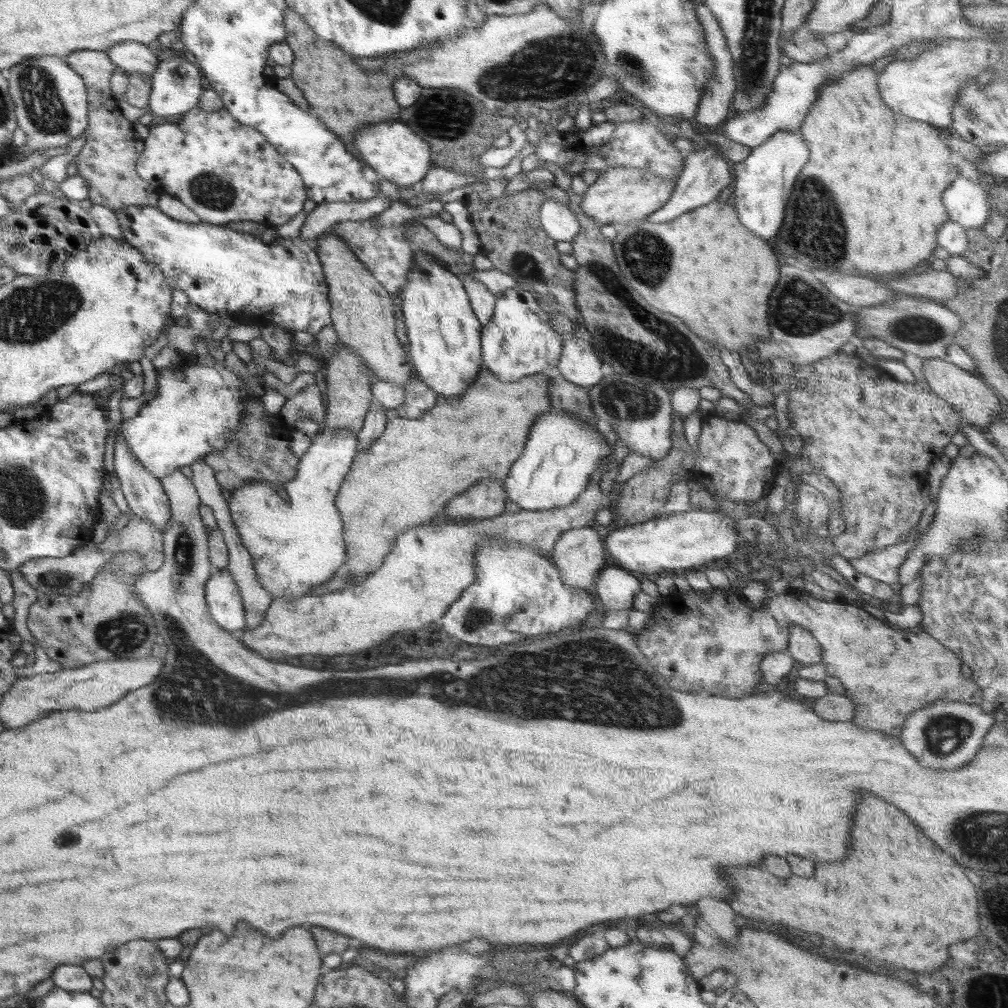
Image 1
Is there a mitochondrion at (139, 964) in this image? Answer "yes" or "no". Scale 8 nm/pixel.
yes

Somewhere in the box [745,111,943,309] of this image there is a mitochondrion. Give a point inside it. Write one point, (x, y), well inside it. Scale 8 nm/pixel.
(817, 228)

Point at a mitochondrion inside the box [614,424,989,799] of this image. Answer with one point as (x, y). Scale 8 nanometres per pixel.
(945, 734)

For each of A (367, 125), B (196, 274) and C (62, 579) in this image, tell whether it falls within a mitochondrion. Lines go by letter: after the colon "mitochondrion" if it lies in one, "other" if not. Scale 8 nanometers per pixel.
A: other
B: other
C: mitochondrion

